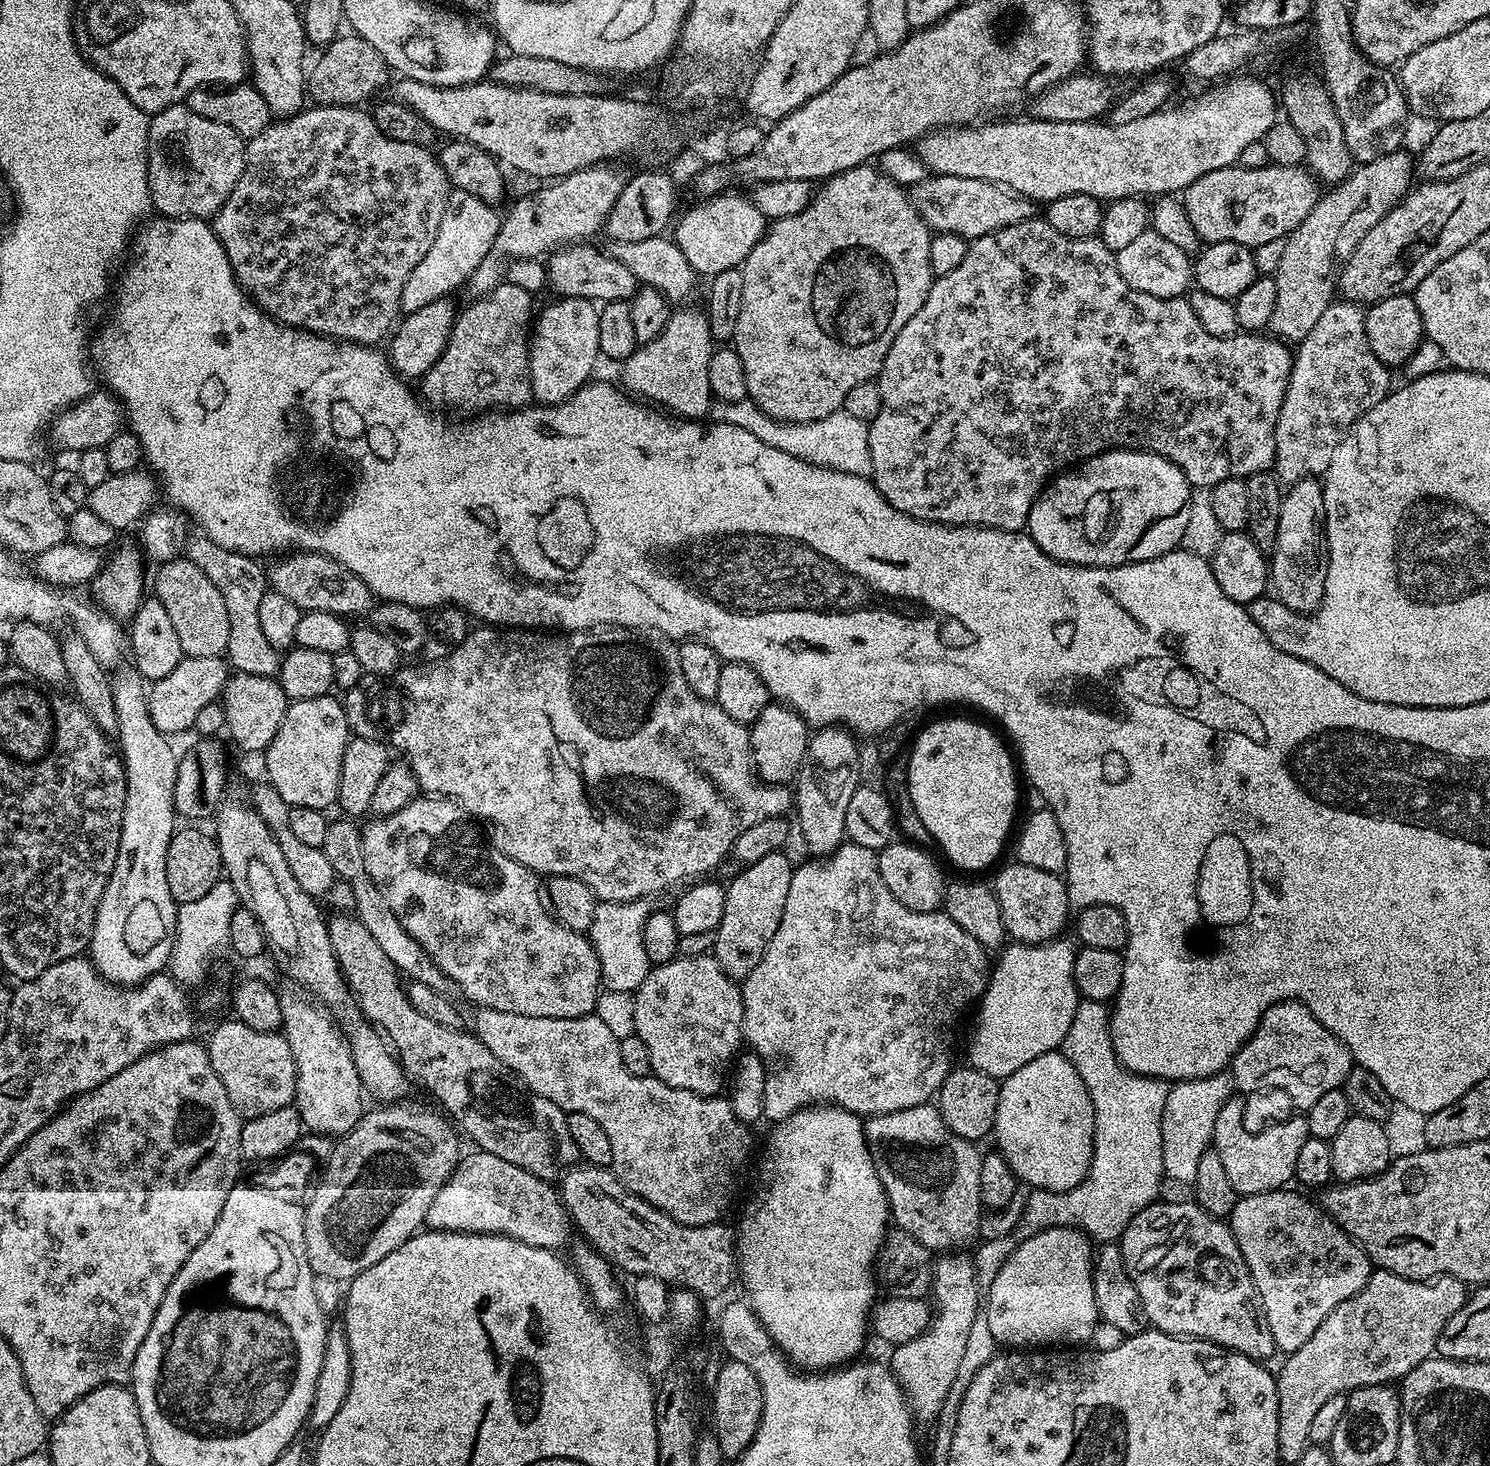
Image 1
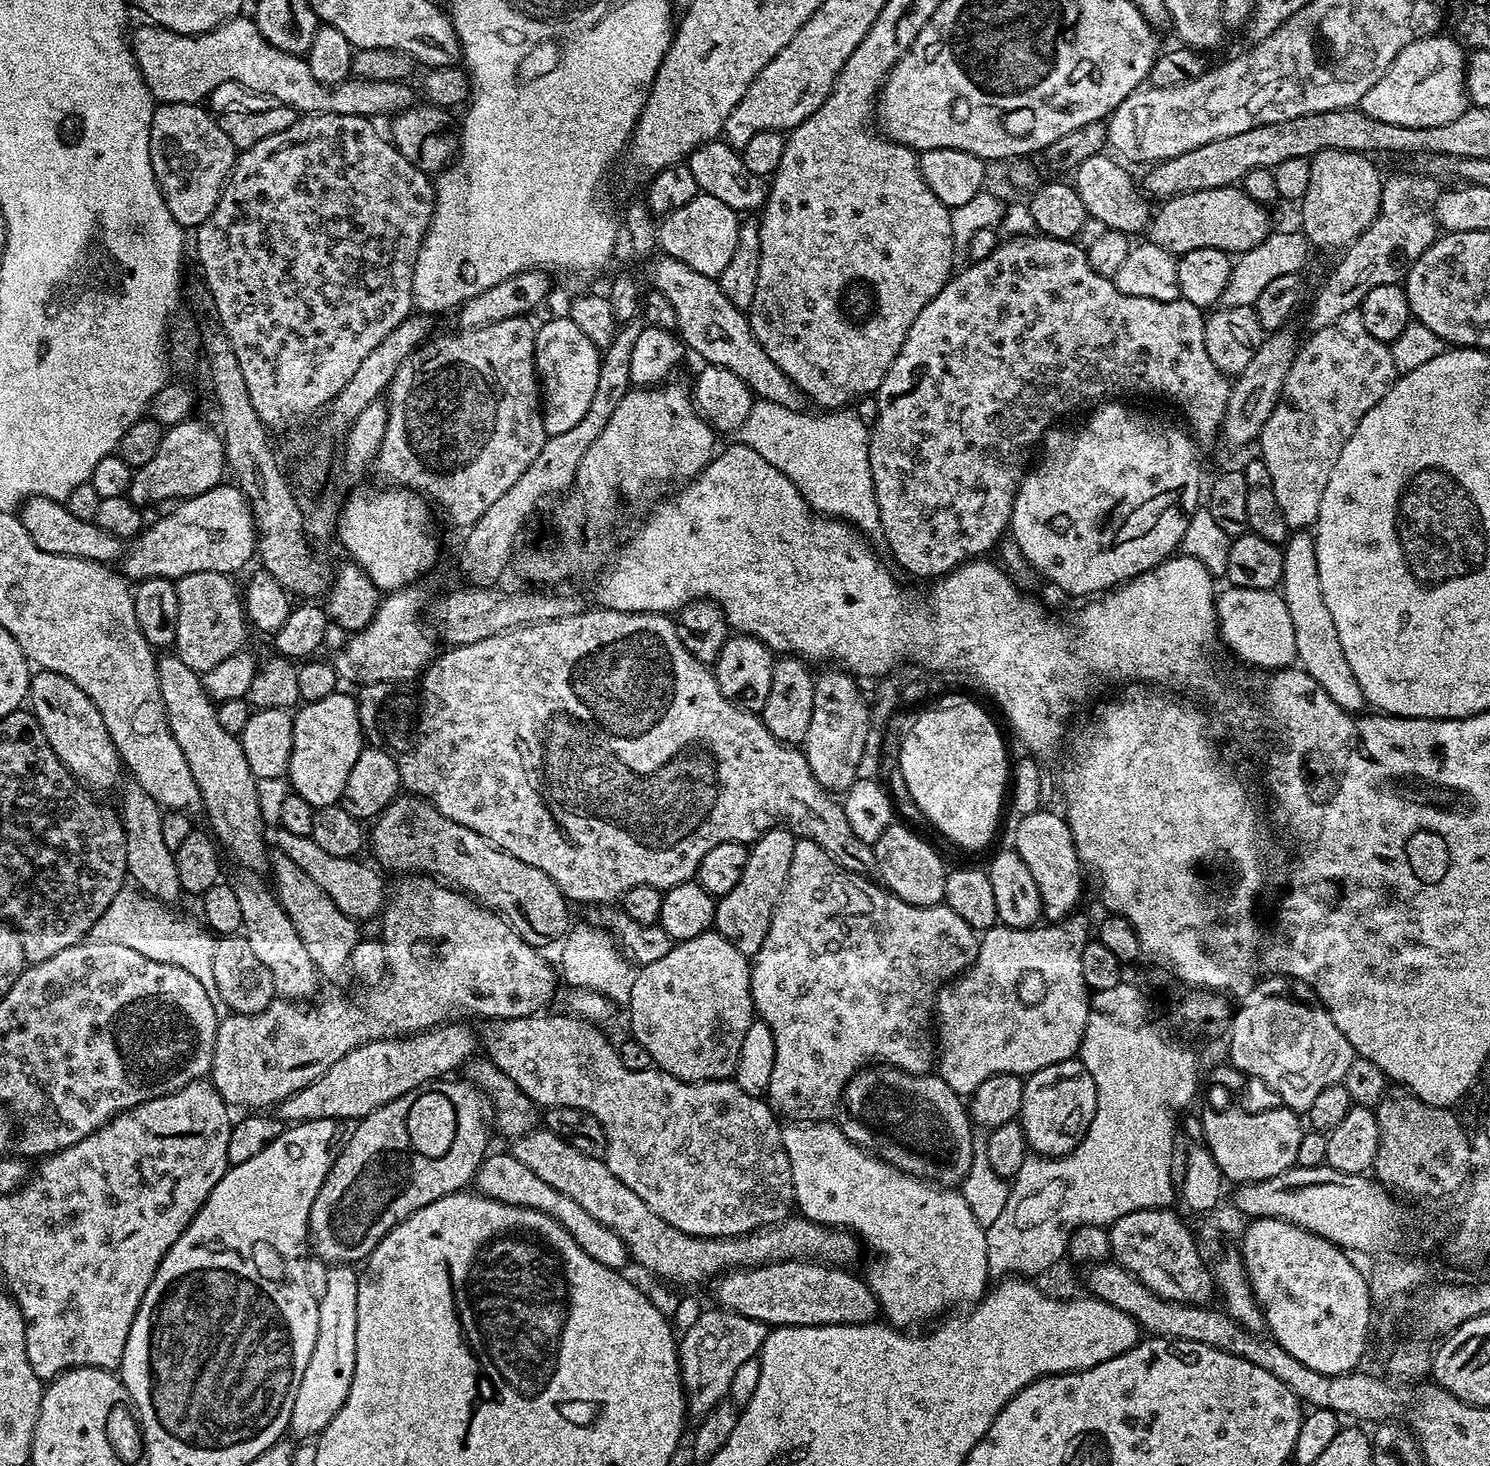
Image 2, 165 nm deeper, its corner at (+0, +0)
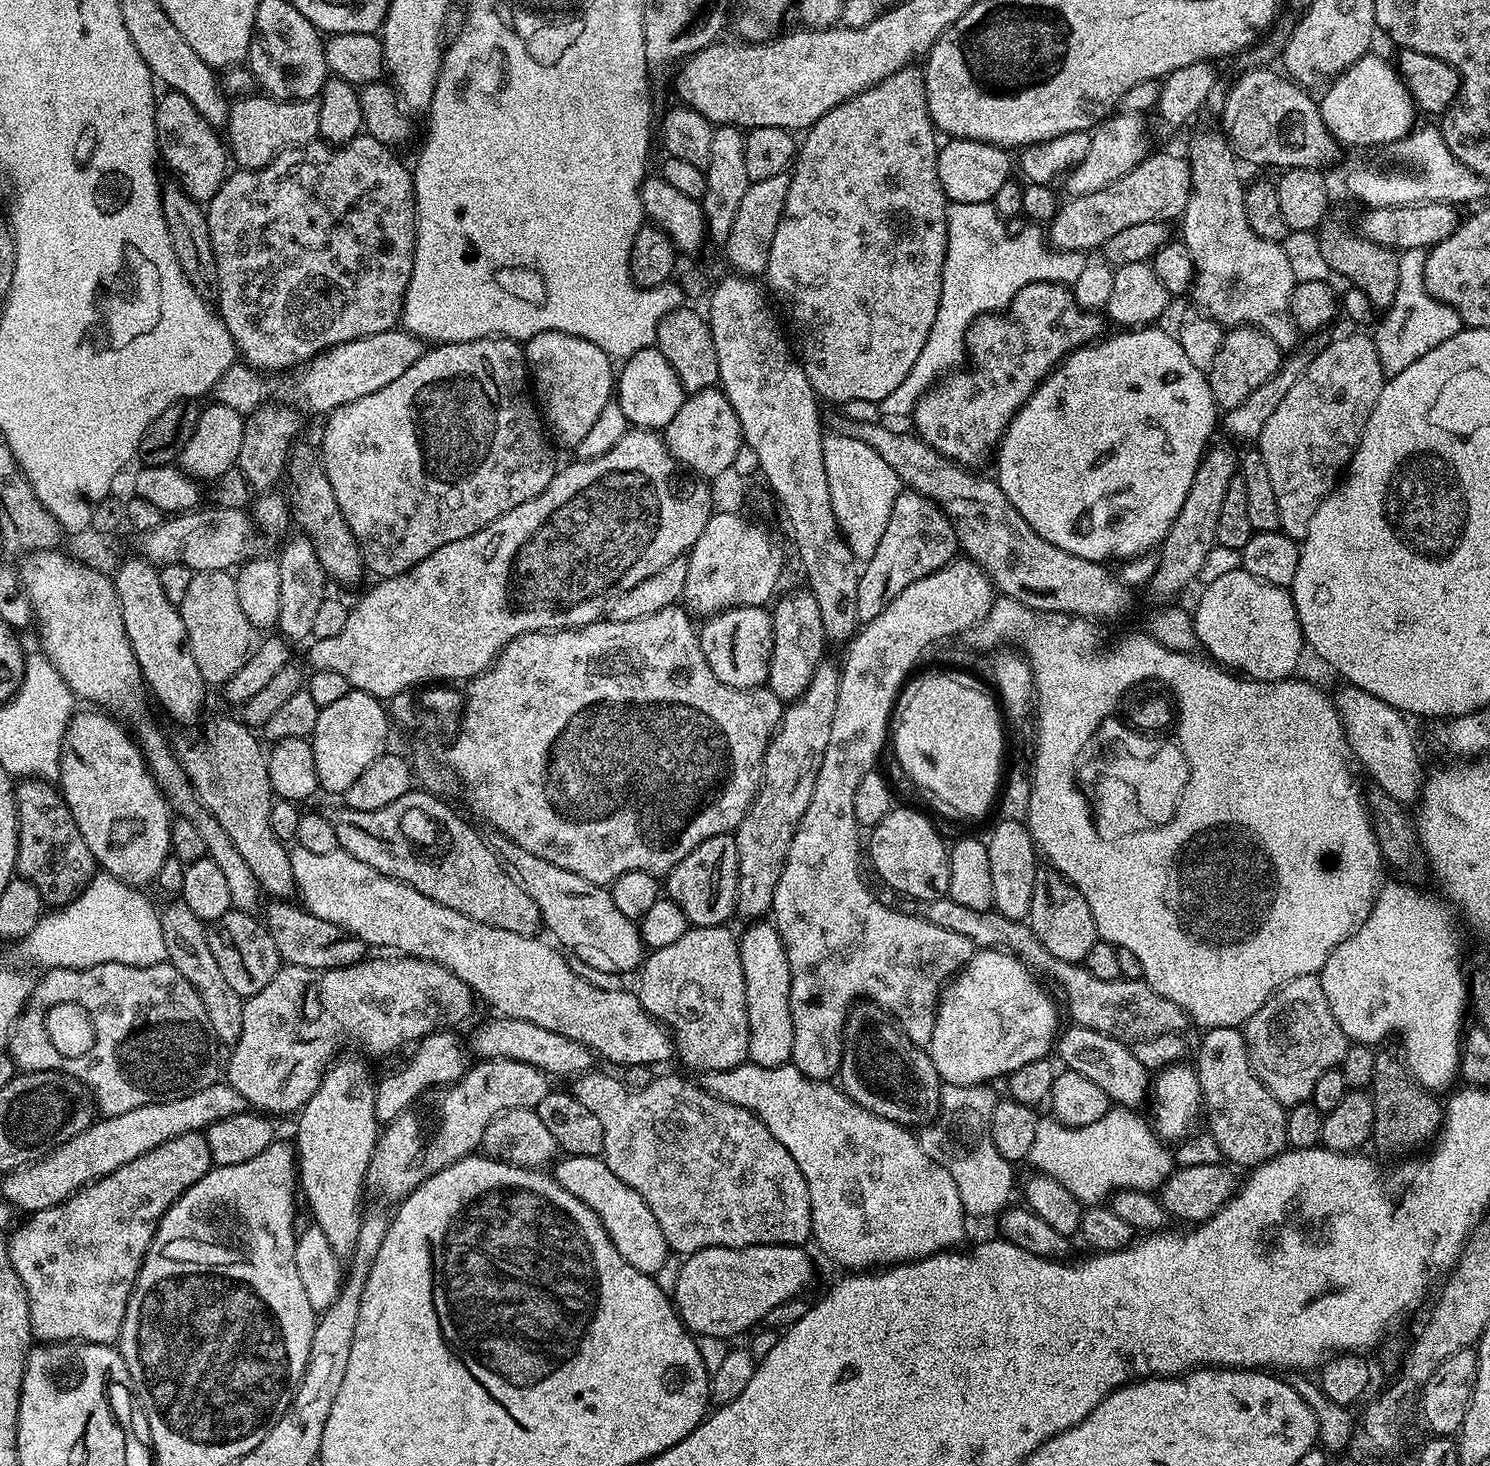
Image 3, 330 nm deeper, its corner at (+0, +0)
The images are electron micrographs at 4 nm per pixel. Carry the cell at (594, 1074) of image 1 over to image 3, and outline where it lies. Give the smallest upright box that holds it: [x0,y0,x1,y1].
[570,1070,812,1254]

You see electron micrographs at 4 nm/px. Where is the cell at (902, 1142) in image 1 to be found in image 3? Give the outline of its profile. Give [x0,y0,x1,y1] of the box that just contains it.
[839,1002,942,1126]

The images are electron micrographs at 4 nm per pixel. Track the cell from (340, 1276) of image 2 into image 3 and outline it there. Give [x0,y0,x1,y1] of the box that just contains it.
[294,1058,378,1258]

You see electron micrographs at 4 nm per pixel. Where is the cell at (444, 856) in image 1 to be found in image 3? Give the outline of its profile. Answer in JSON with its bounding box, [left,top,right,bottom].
[226,954,474,1114]

